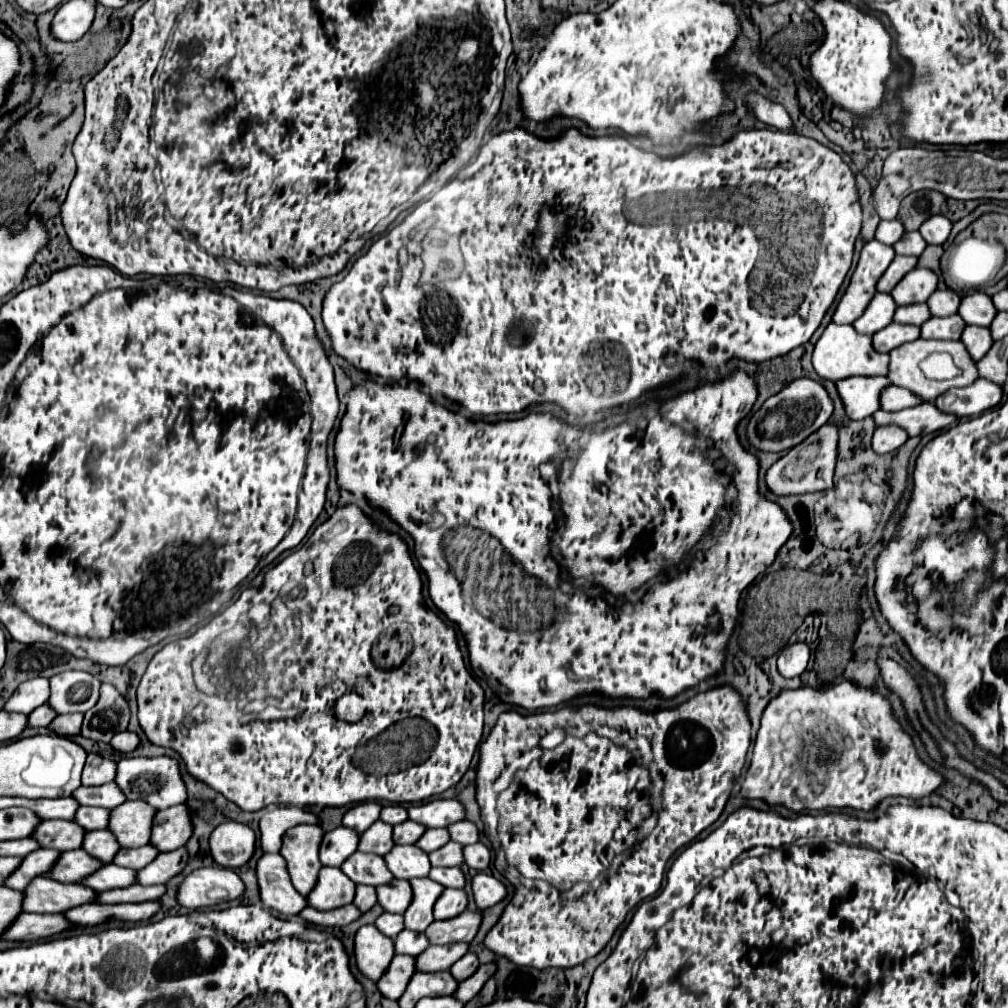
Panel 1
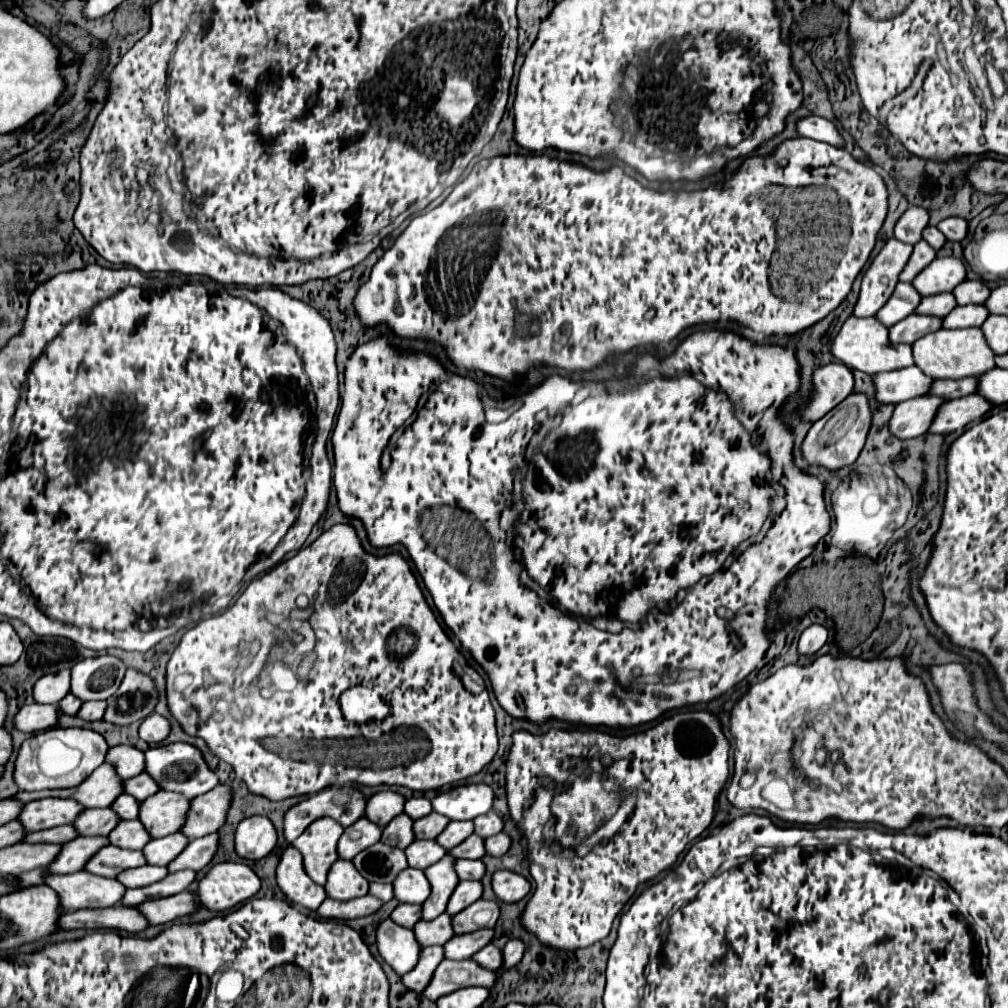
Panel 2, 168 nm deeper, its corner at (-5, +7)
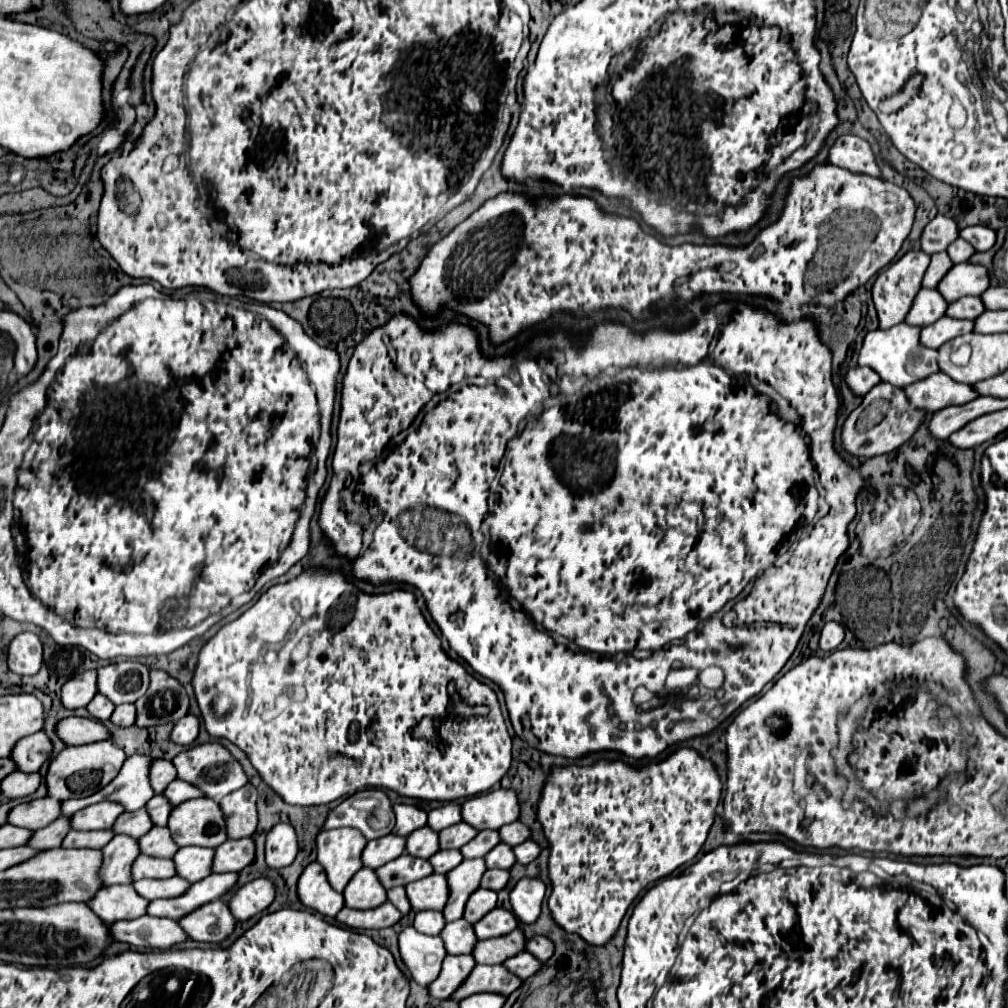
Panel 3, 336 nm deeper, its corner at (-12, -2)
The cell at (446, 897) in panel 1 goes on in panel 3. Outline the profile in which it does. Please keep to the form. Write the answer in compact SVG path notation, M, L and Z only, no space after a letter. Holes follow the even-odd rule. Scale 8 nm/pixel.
M476 889L464 909L464 919L468 923L478 923L488 911L496 907L496 891L490 889Z

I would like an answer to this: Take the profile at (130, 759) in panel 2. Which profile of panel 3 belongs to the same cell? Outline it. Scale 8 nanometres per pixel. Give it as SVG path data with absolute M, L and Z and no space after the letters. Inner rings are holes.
M154 759L148 767L148 779L154 789L154 793L162 793L164 787L176 779L176 769L172 767L172 761L166 759Z

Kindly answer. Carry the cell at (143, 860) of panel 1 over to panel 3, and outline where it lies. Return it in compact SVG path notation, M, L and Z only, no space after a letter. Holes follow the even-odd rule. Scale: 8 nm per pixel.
M180 847L176 855L172 857L176 875L194 883L210 875L210 863L212 863L214 849L208 847Z

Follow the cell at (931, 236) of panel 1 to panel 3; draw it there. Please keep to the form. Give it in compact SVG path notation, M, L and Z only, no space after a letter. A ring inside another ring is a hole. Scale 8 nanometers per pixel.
M974 225L974 227L966 227L960 231L960 237L964 241L968 241L976 251L988 251L994 241L996 241L996 233L990 227L982 227L982 225Z

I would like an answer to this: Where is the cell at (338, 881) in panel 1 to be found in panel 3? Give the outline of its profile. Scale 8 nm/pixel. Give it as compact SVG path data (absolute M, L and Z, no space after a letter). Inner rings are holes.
M362 867L344 889L344 901L350 909L374 909L386 901L386 891L372 869Z

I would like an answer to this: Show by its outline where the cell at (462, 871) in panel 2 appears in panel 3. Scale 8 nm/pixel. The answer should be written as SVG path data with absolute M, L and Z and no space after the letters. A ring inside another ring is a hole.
M488 869L484 875L482 875L482 881L480 881L480 887L484 889L492 889L492 891L500 891L506 883L508 883L508 871L504 869Z

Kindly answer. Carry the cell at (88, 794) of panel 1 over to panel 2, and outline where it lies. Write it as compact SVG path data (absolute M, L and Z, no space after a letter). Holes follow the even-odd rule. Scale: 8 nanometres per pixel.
M139 774L135 778L125 780L125 792L135 796L137 800L145 800L153 794L157 794L161 788L157 786L157 782L153 782L153 778L149 778L149 774Z

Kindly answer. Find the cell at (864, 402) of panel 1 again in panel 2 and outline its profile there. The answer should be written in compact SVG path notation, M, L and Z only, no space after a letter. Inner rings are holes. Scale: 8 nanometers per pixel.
M917 366L875 374L873 380L877 386L875 398L883 404L897 404L909 398L925 396L925 390L929 390L929 382L933 382L933 378L929 378L929 374L925 374Z

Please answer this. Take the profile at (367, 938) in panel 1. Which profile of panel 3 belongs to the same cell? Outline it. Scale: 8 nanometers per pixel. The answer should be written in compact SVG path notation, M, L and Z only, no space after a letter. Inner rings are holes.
M406 927L398 935L398 951L412 979L422 987L436 979L440 973L440 963L446 957L442 939L422 935L414 927Z

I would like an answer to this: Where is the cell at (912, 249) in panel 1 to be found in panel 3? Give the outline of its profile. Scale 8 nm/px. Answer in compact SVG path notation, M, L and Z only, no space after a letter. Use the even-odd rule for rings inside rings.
M958 237L954 243L950 243L946 251L948 251L952 263L964 263L964 261L968 261L968 257L974 253L974 249L970 247L970 243L966 243L966 241L960 239L960 237Z

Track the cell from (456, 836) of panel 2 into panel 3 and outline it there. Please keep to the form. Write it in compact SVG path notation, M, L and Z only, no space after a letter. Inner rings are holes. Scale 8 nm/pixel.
M484 829L484 831L478 831L478 835L466 843L464 847L460 847L460 853L464 855L464 859L474 859L474 857L484 857L496 843L498 843L498 831L490 831L490 829Z

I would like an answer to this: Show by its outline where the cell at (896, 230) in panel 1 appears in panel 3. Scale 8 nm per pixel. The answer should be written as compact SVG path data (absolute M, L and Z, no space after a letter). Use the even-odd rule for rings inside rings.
M936 215L924 229L920 235L920 247L922 251L926 251L928 255L944 251L948 247L948 243L952 243L954 239L958 239L958 227L950 217L944 215Z

